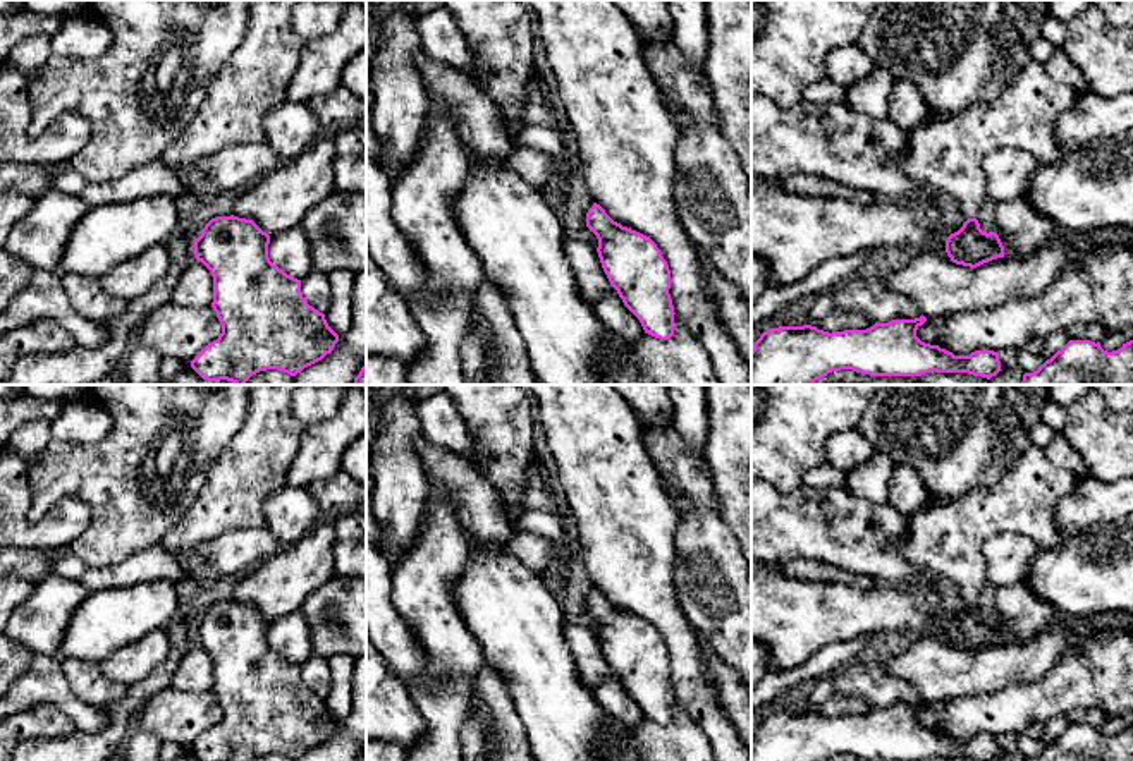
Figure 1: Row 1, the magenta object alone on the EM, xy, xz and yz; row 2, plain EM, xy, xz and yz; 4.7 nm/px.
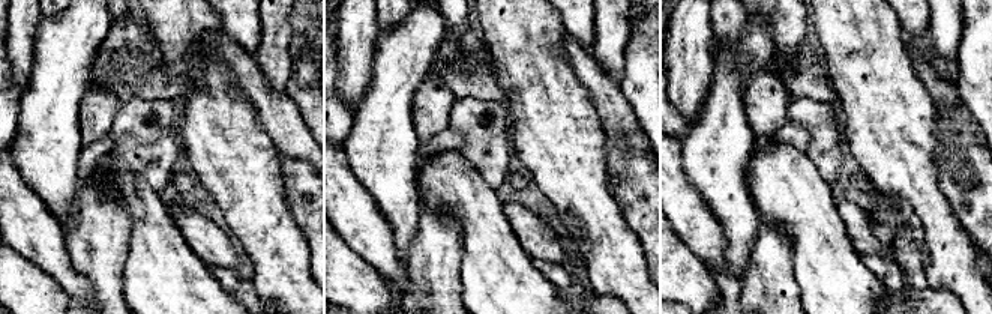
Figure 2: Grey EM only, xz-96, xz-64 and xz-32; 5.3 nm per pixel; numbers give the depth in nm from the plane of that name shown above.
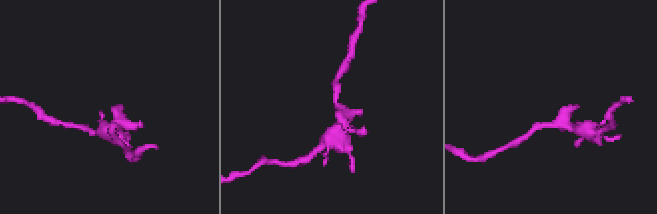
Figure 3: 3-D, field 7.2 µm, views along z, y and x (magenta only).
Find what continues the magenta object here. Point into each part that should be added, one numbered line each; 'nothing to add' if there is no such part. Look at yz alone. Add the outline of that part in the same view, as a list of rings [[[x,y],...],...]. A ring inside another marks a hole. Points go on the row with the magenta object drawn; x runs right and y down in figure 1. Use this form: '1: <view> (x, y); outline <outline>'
1: yz (946, 153); outline [[[1032,60],[992,103],[977,101],[946,119],[928,110],[918,129],[906,131],[908,149],[897,163],[908,177],[958,199],[966,218],[977,218],[987,198],[982,160],[989,153],[1016,148],[1054,163],[1076,151],[1056,139],[1056,124],[1075,98]]]

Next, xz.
nothing to add

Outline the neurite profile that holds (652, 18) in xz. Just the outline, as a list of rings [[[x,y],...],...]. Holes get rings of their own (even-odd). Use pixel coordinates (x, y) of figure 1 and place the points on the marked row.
[[[614,0],[614,3],[648,40],[664,41],[674,29],[669,0]]]

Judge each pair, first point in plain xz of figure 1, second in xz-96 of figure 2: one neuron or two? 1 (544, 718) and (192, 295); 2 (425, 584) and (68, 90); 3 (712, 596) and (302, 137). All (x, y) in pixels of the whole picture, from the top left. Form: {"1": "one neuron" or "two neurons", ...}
{"1": "one neuron", "2": "one neuron", "3": "two neurons"}

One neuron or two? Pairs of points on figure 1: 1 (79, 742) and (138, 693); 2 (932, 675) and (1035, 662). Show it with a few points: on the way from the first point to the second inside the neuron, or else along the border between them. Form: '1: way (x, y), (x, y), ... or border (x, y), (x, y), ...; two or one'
1: way (97, 742), (117, 724), (124, 710); one
2: way (958, 672), (984, 672), (1010, 663); one

